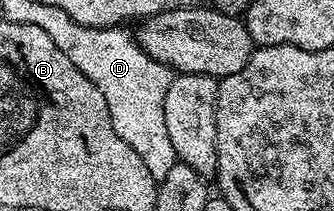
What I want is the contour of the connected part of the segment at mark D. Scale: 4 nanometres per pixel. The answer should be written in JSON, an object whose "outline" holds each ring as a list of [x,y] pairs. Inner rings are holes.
{"outline":[[[87,27],[87,39],[83,39],[83,47],[79,47],[79,55],[83,55],[83,67],[81,73],[93,81],[101,95],[105,97],[105,103],[109,108],[110,121],[113,122],[113,129],[131,148],[137,150],[138,156],[146,164],[151,165],[151,172],[158,183],[163,180],[173,165],[178,162],[176,151],[169,137],[169,129],[165,124],[165,95],[169,91],[169,85],[174,79],[174,72],[155,58],[149,57],[142,46],[138,44],[136,36],[118,28]]]}

